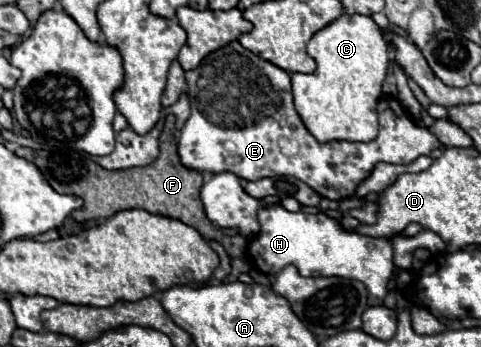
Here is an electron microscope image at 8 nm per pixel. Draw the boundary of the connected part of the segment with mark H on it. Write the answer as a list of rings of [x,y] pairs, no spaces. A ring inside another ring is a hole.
[[[268,205],[258,209],[256,213],[258,223],[260,223],[260,233],[254,237],[248,245],[248,253],[254,259],[254,265],[266,273],[266,275],[276,275],[284,265],[296,265],[300,275],[304,277],[344,277],[344,279],[358,279],[366,285],[368,289],[368,305],[382,305],[384,295],[386,295],[386,285],[394,273],[394,263],[392,263],[392,245],[388,239],[370,239],[366,235],[360,235],[356,231],[346,231],[342,227],[340,217],[328,217],[326,213],[310,215],[304,211],[290,213],[282,205]]]

